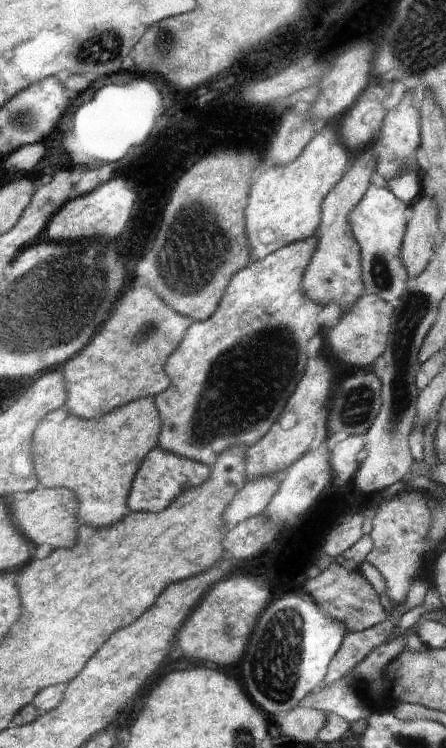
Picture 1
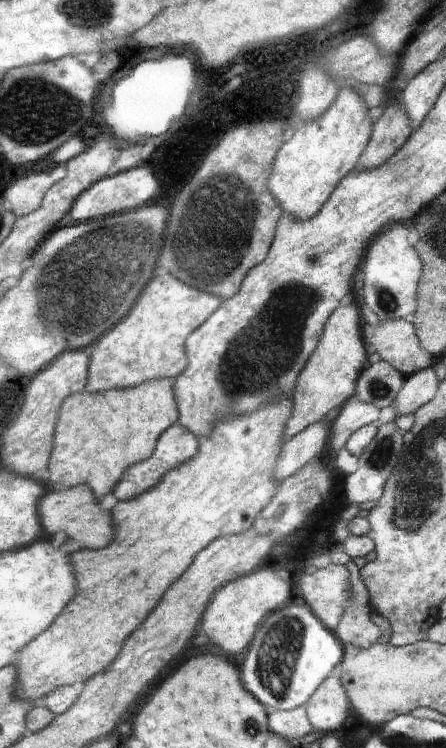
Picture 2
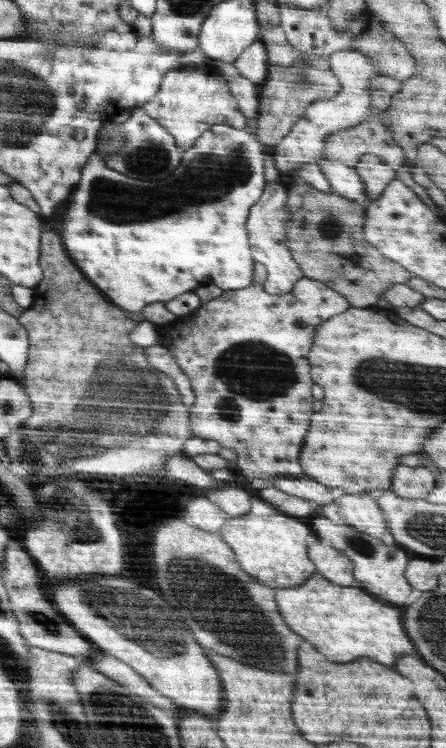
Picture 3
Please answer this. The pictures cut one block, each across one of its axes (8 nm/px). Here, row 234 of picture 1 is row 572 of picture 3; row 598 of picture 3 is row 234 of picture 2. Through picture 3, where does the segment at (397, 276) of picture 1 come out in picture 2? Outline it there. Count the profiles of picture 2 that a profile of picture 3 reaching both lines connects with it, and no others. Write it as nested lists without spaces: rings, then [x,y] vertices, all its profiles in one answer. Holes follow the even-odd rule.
[[[396,223],[385,230],[369,246],[363,265],[360,265],[363,275],[359,283],[359,293],[363,302],[370,308],[380,321],[402,319],[406,314],[416,310],[416,288],[419,288],[420,277],[423,276],[423,263],[418,252],[408,242],[404,225]]]

